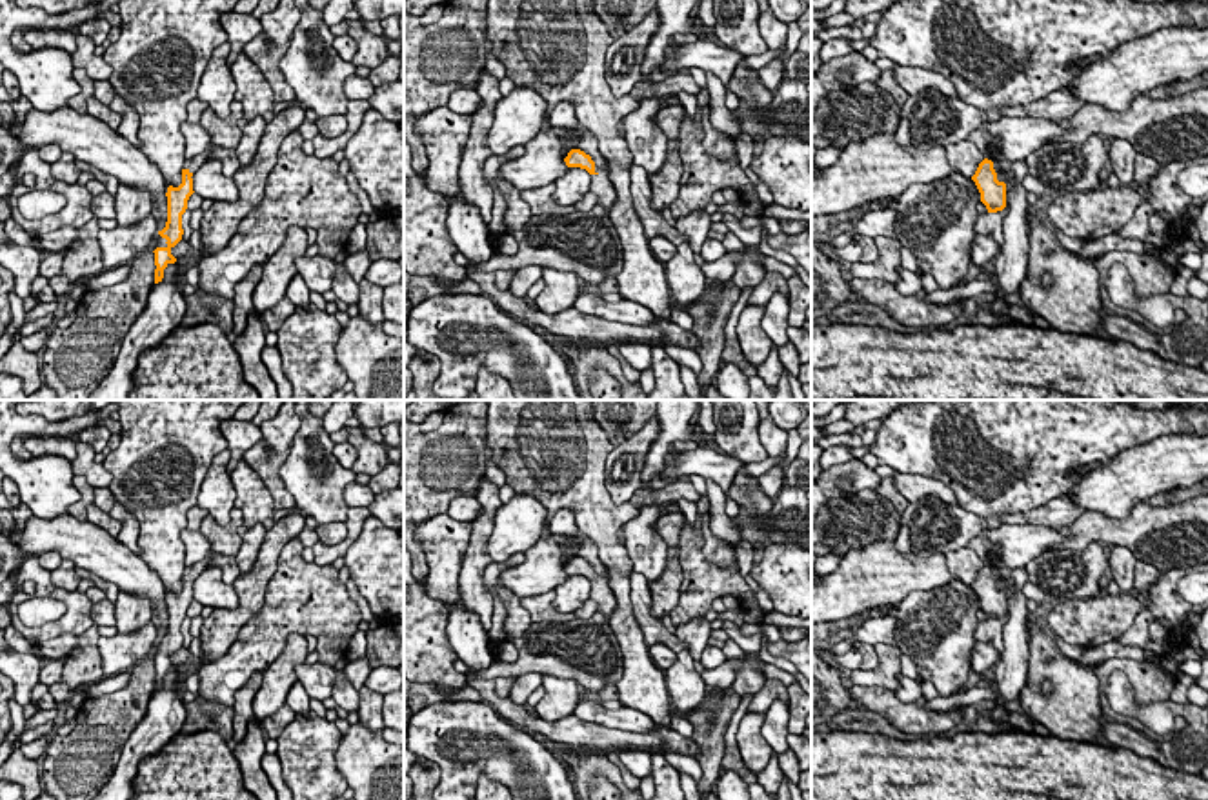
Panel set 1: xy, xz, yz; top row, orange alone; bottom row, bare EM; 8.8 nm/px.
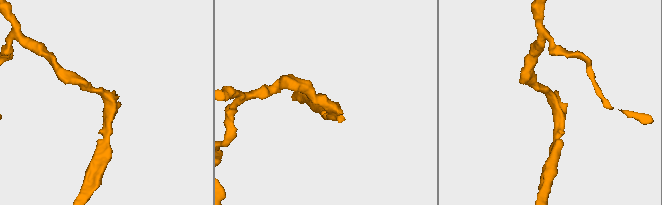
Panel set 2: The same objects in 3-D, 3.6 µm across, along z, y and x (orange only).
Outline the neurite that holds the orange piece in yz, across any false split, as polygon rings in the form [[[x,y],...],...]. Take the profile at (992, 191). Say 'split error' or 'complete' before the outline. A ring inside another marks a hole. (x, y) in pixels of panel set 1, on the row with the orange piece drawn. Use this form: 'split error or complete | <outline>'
split error | [[[984,158],[971,180],[975,182],[981,202],[986,205],[988,213],[997,213],[1006,207],[1006,184],[997,180],[999,173],[1008,173],[1012,169],[1010,160],[992,162]]]

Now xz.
split error | [[[571,149],[568,156],[564,158],[568,167],[580,167],[586,169],[591,175],[591,185],[589,191],[597,195],[599,202],[604,211],[609,215],[609,209],[617,198],[617,191],[609,180],[608,173],[597,173],[595,162],[589,155],[586,155],[580,149]]]

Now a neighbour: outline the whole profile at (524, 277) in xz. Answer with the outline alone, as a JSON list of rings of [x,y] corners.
[[[526,265],[520,267],[515,276],[511,278],[509,291],[524,298],[528,289],[542,278],[542,265]]]

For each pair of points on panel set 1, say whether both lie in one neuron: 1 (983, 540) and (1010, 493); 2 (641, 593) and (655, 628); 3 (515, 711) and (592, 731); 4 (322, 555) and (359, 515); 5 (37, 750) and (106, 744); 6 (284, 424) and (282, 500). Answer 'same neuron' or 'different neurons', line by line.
1: different neurons
2: same neuron
3: same neuron
4: same neuron
5: different neurons
6: same neuron

